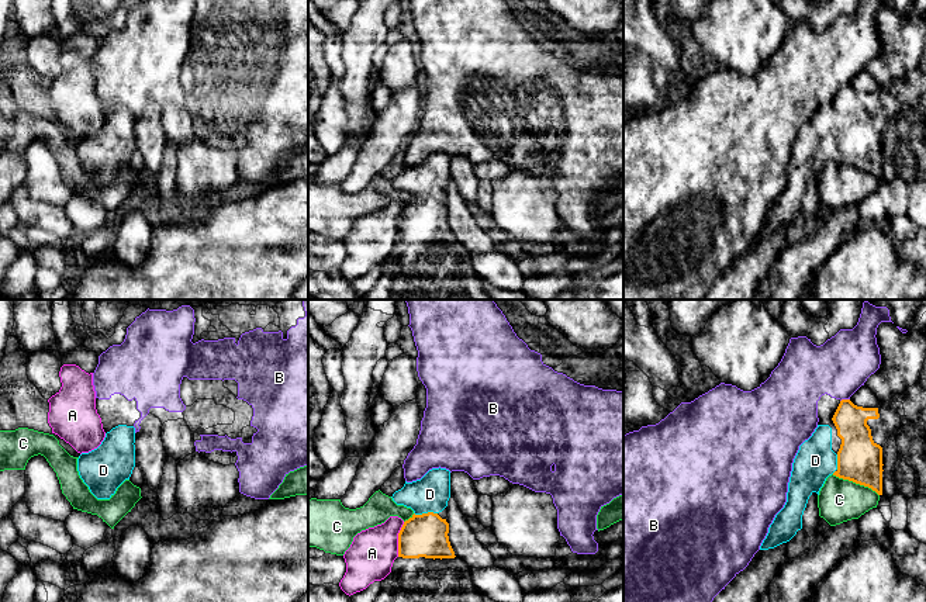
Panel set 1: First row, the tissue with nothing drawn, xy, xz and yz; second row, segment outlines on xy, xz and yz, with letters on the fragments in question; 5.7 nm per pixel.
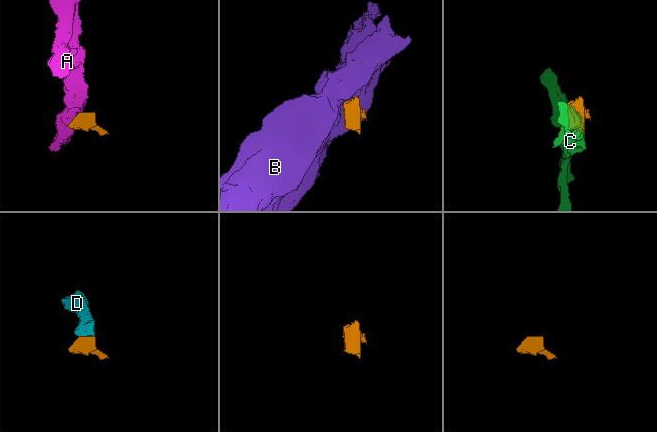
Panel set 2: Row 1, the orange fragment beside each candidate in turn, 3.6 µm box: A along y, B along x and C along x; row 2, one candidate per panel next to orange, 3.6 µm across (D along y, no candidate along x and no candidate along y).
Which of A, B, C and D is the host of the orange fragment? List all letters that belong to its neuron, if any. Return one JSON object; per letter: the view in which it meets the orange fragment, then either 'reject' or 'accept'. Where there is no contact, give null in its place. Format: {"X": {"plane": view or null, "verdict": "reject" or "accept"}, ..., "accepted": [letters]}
{"A": {"plane": "xz", "verdict": "reject"}, "B": {"plane": "yz", "verdict": "reject"}, "C": {"plane": "yz", "verdict": "reject"}, "D": {"plane": "xz", "verdict": "accept"}, "accepted": ["D"]}

